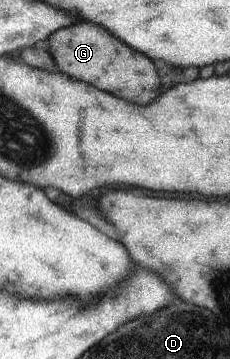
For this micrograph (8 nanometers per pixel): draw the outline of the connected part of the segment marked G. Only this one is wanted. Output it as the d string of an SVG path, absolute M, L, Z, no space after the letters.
M74 22L74 26L54 31L47 41L48 54L54 58L56 66L72 78L84 80L100 90L118 94L118 98L138 104L146 104L154 96L162 94L162 74L158 74L158 62L154 62L154 58L146 58L146 54L138 54L98 24Z

